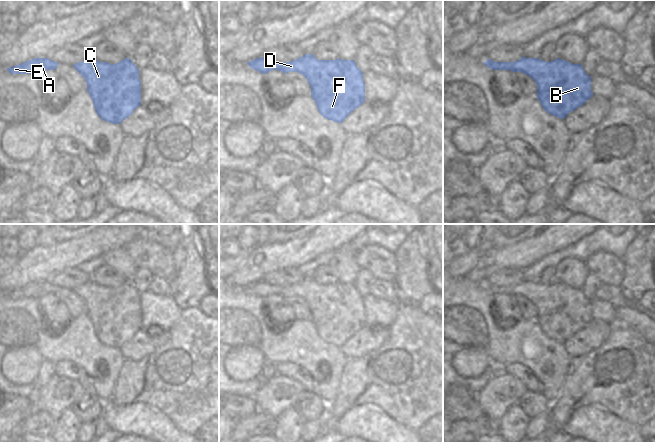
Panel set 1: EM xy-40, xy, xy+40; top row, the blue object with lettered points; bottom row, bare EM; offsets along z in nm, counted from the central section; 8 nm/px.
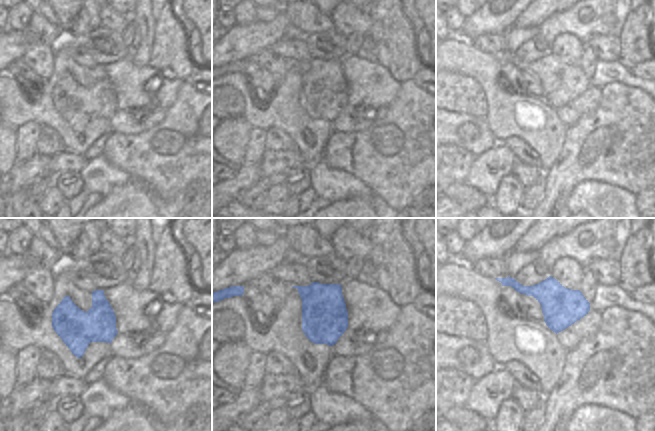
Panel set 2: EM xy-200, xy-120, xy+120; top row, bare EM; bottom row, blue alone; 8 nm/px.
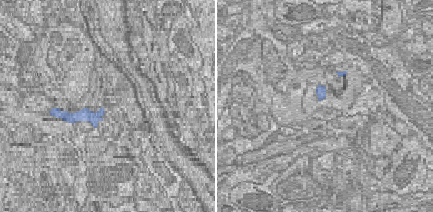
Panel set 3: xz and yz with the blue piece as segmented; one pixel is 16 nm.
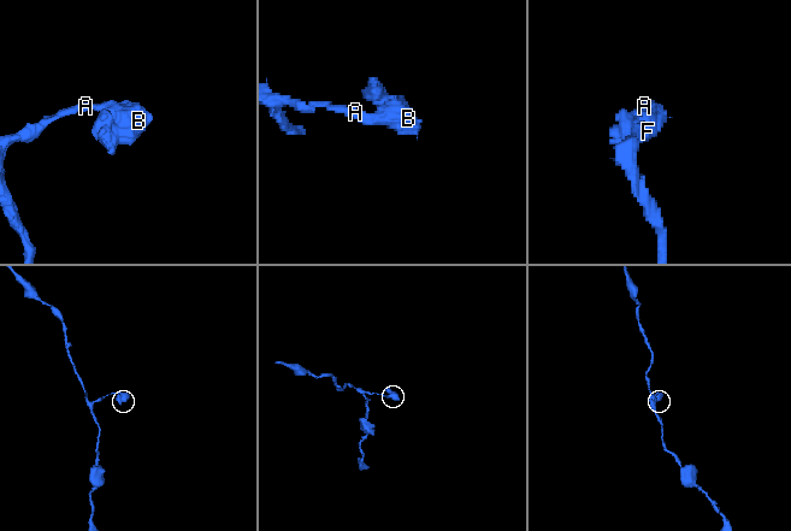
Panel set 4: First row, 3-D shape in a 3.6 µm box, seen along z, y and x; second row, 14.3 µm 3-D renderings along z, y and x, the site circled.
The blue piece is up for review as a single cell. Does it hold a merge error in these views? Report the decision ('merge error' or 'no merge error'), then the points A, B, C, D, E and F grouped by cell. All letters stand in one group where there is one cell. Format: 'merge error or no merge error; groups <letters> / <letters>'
no merge error; groups A B C D E F

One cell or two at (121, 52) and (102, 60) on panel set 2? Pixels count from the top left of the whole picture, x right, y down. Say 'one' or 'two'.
one

